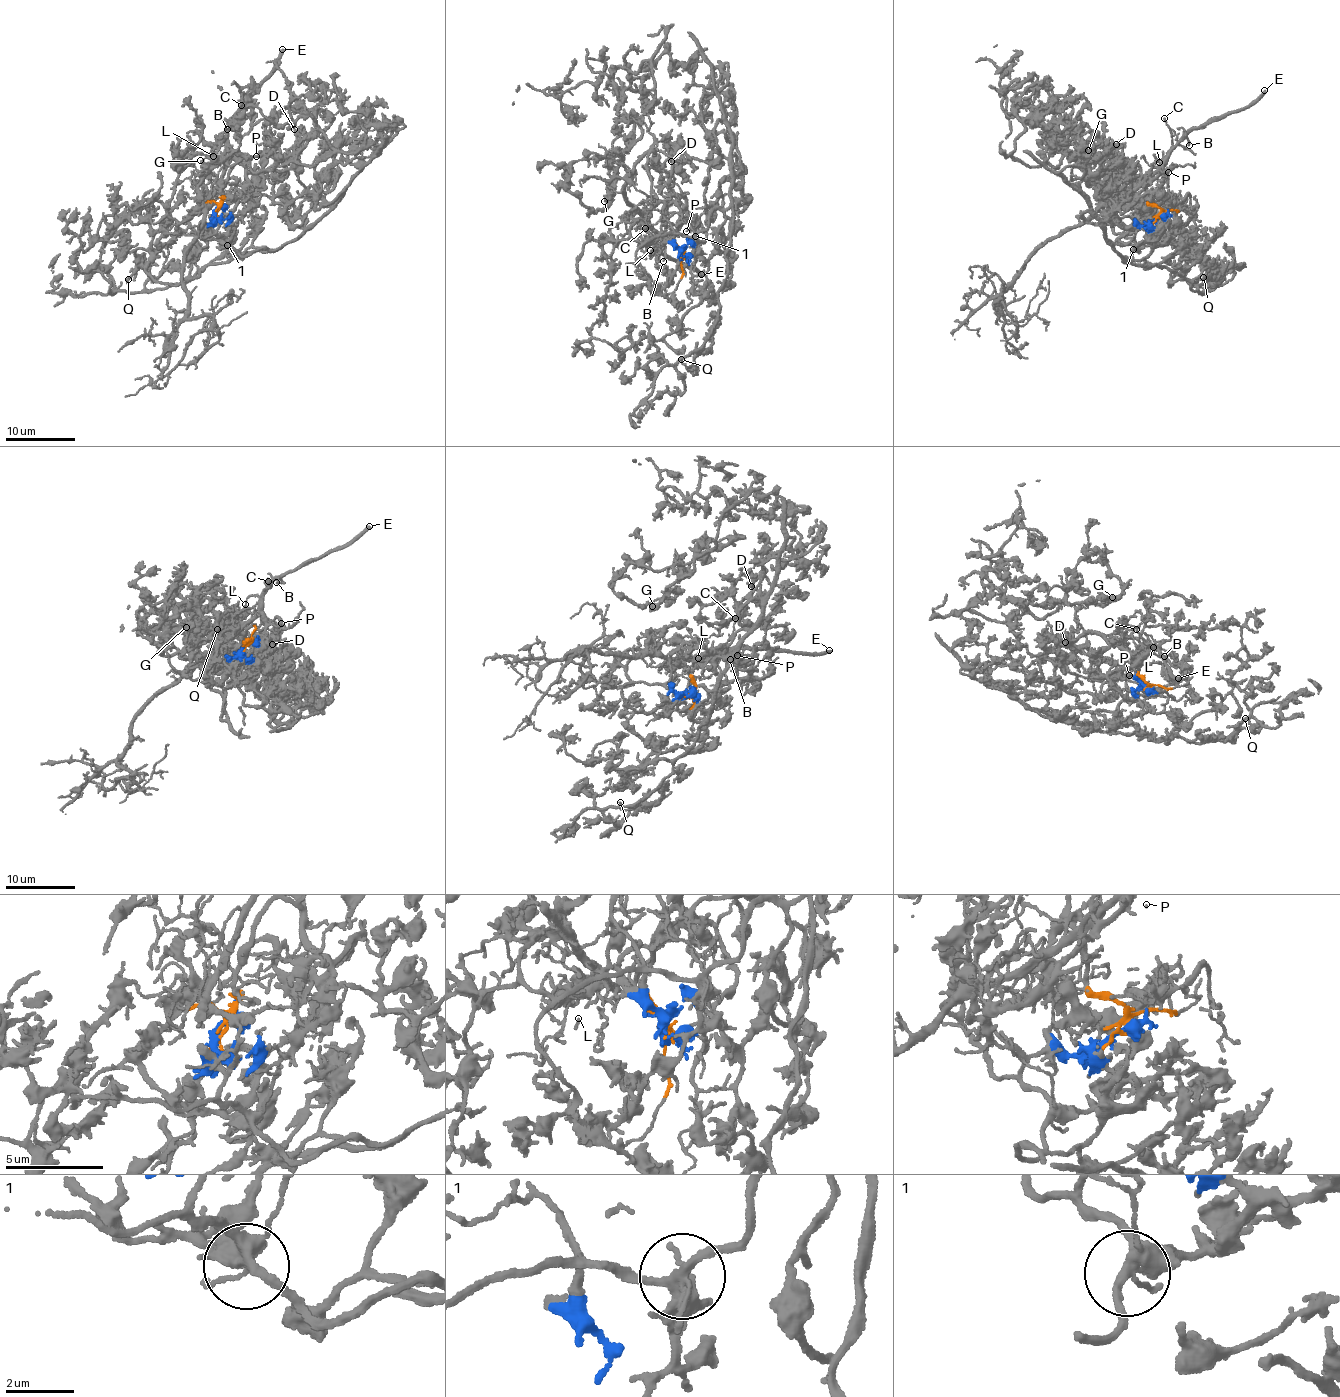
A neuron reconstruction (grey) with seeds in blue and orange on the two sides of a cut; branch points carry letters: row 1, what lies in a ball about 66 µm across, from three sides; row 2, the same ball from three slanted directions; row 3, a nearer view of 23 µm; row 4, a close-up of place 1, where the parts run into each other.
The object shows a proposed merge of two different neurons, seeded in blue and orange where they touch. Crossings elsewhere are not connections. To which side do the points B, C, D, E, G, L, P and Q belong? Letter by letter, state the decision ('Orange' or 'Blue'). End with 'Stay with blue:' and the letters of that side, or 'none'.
B: Orange
C: Orange
D: Blue
E: Orange
G: Blue
L: Orange
P: Orange
Q: Blue
Stay with blue: D, G, Q

